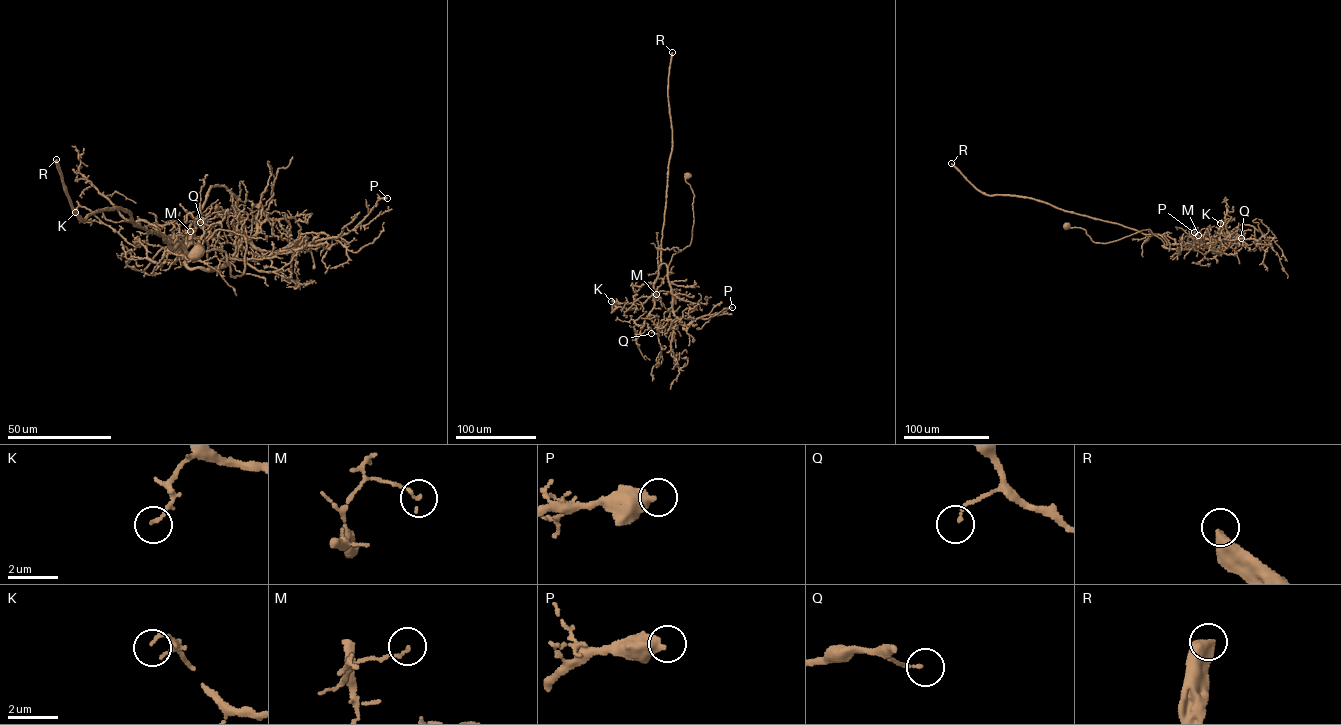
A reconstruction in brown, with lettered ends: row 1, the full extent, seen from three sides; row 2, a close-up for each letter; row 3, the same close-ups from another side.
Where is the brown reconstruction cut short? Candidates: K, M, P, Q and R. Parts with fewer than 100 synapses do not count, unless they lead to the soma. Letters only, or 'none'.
R

